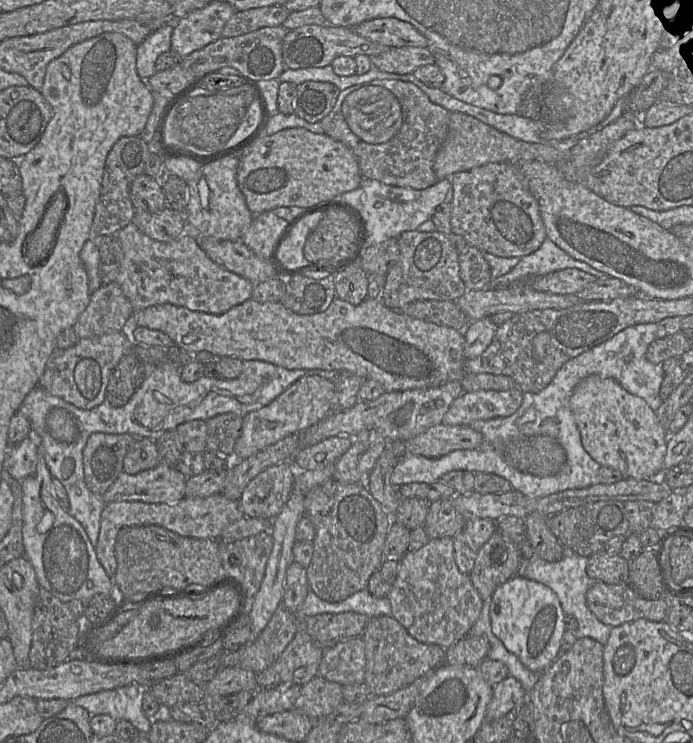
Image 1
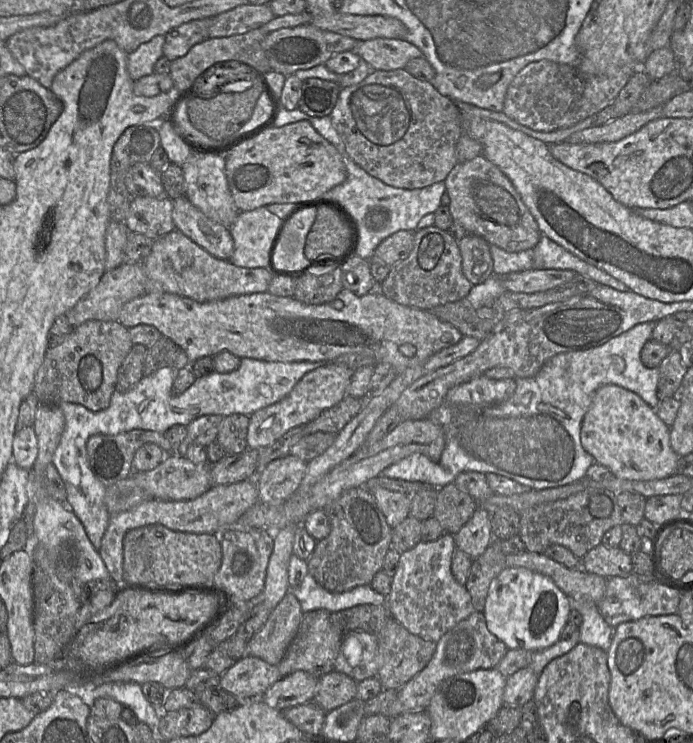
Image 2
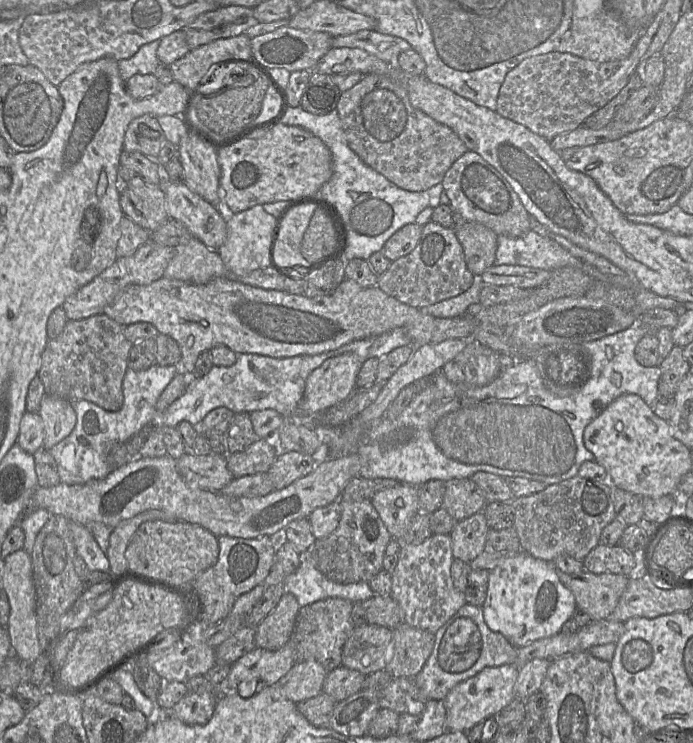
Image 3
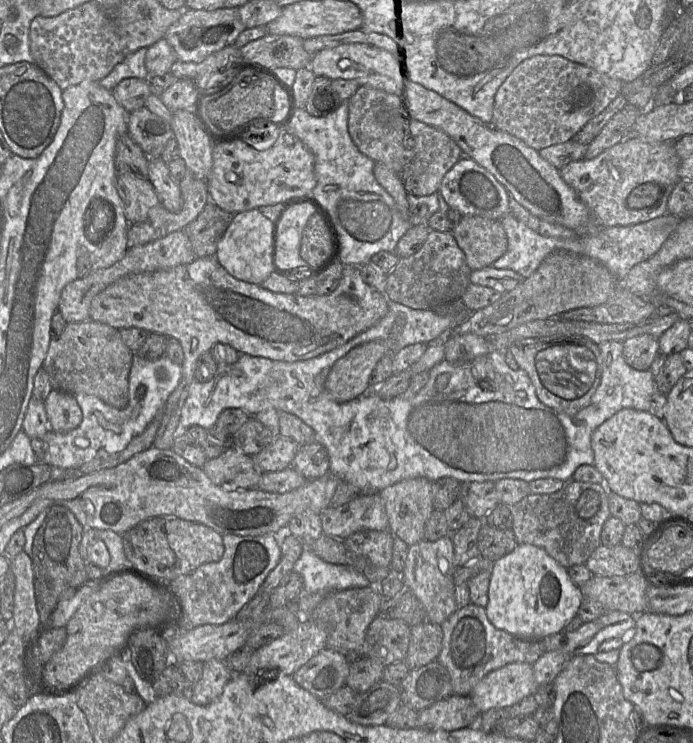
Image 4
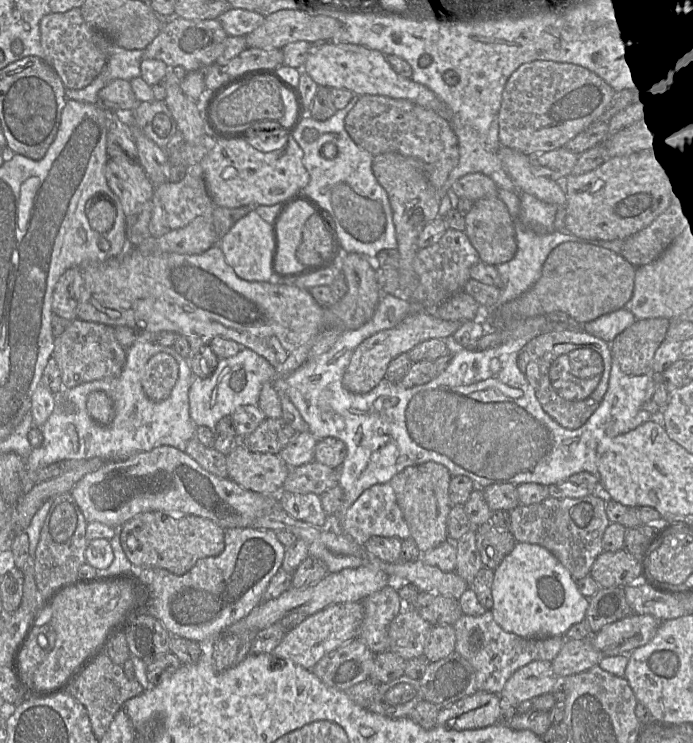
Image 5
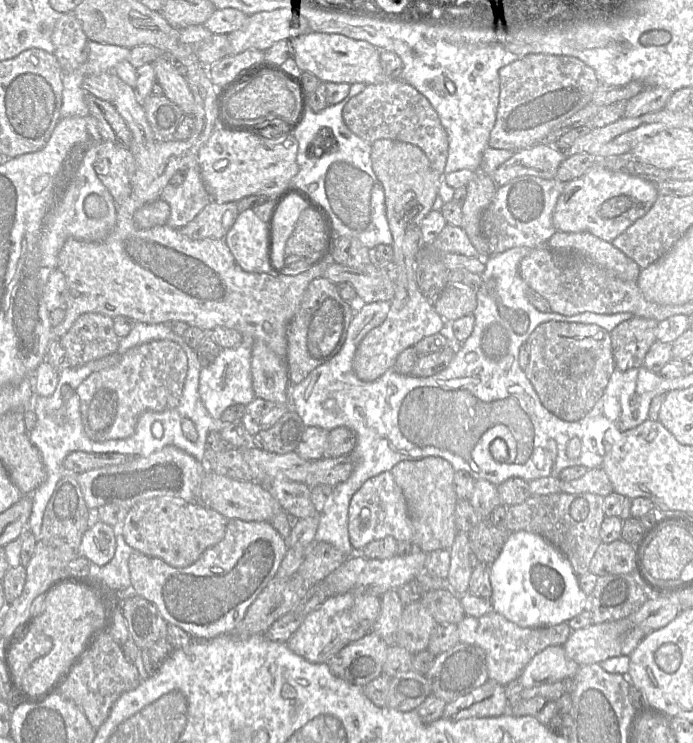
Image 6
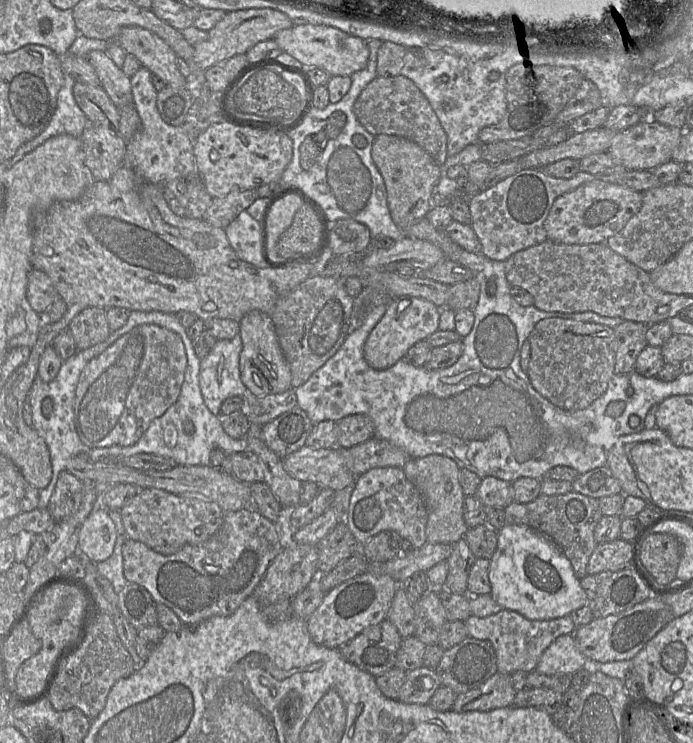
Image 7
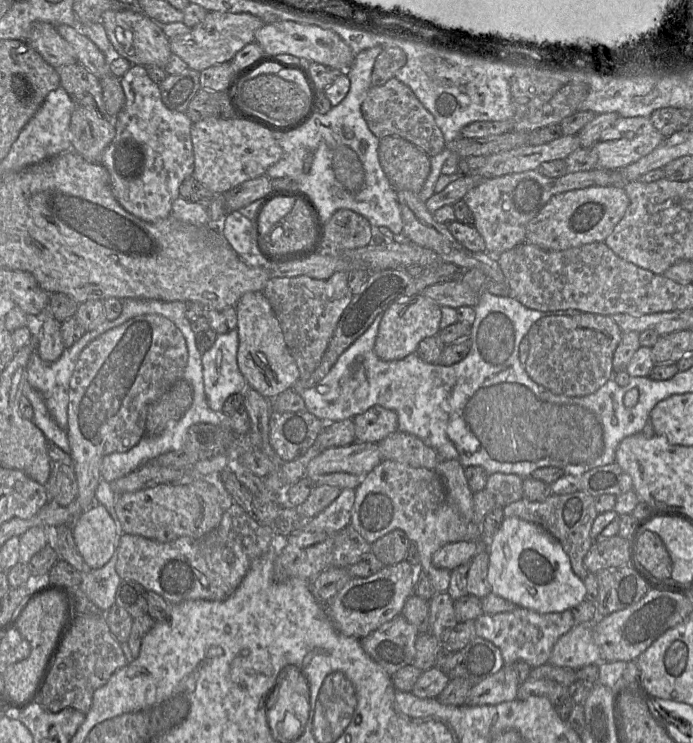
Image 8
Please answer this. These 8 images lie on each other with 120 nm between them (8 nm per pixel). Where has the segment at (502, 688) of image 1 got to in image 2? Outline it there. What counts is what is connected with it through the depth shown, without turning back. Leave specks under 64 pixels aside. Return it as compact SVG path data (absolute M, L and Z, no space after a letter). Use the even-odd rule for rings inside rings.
M525 667L509 676L506 681L503 706L522 707L533 699L539 675L531 667Z

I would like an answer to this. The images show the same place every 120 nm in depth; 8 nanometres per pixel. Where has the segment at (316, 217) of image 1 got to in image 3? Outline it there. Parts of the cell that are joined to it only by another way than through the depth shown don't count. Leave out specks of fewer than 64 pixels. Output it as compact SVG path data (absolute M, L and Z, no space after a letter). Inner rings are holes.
M311 203L295 206L281 222L272 260L272 265L281 271L311 264L301 254L301 242L315 210Z

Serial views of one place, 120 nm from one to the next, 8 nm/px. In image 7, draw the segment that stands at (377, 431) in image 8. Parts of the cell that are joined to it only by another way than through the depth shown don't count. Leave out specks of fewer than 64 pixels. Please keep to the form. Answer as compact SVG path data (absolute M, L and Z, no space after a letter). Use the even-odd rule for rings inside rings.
M350 415L339 420L337 424L338 445L340 448L357 446L374 436L374 425L367 415Z

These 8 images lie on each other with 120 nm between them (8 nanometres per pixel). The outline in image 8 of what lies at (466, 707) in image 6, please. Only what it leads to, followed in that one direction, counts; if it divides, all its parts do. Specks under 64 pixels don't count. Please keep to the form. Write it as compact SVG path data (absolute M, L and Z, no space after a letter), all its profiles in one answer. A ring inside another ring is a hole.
M504 665L498 672L471 688L465 704L468 706L496 705L517 699L520 683L511 665Z

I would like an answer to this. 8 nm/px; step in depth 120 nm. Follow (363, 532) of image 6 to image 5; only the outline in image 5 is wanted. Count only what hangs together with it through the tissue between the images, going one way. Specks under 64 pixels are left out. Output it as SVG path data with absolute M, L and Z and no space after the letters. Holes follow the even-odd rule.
M389 483L375 485L364 491L346 511L341 523L341 530L344 535L359 546L363 546L371 537L397 538L400 540L410 538L409 528Z

